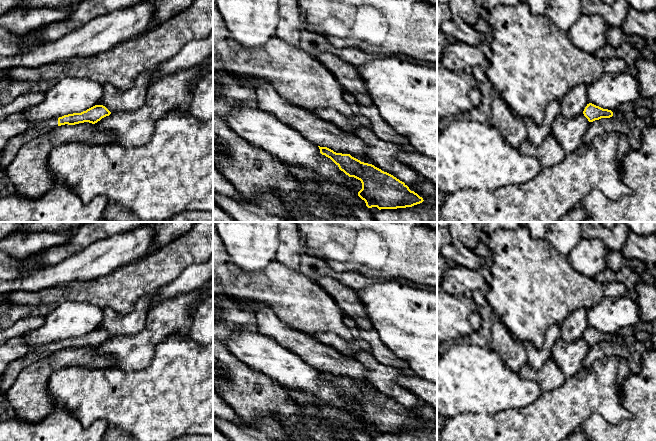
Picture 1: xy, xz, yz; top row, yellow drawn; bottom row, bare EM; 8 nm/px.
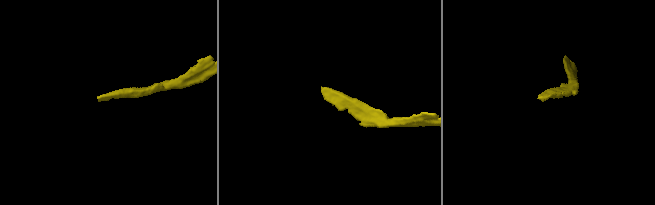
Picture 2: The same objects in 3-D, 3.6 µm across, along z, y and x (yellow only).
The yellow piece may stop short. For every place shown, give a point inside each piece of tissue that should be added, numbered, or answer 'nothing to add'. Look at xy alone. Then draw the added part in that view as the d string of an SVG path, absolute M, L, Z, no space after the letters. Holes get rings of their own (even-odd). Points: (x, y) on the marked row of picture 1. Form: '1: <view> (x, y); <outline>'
1: xy (12, 147); M51 118L33 124L27 131L11 138L1 150L2 166L6 168L17 155L20 148L30 140L49 132L58 126L58 118Z

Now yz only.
nothing to add

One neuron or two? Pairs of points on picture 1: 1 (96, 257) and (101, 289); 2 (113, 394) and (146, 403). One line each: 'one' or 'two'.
1: two
2: one

